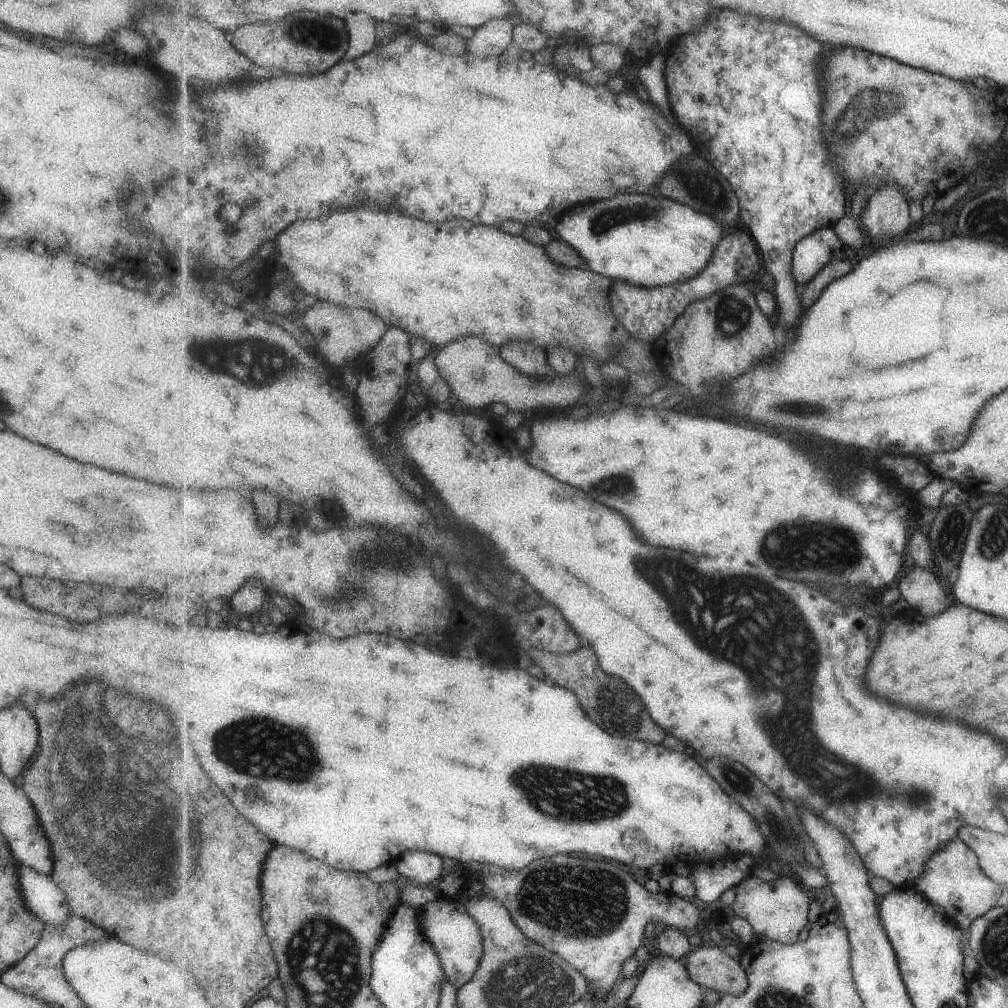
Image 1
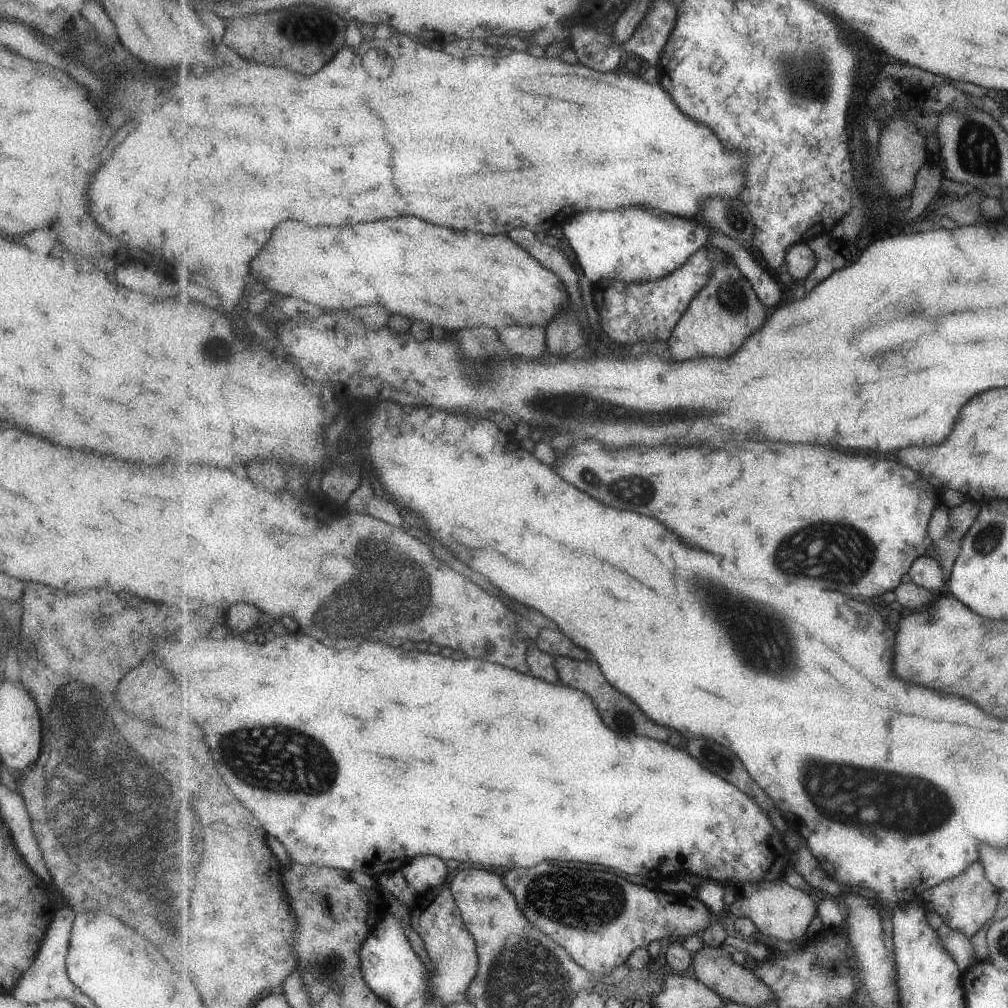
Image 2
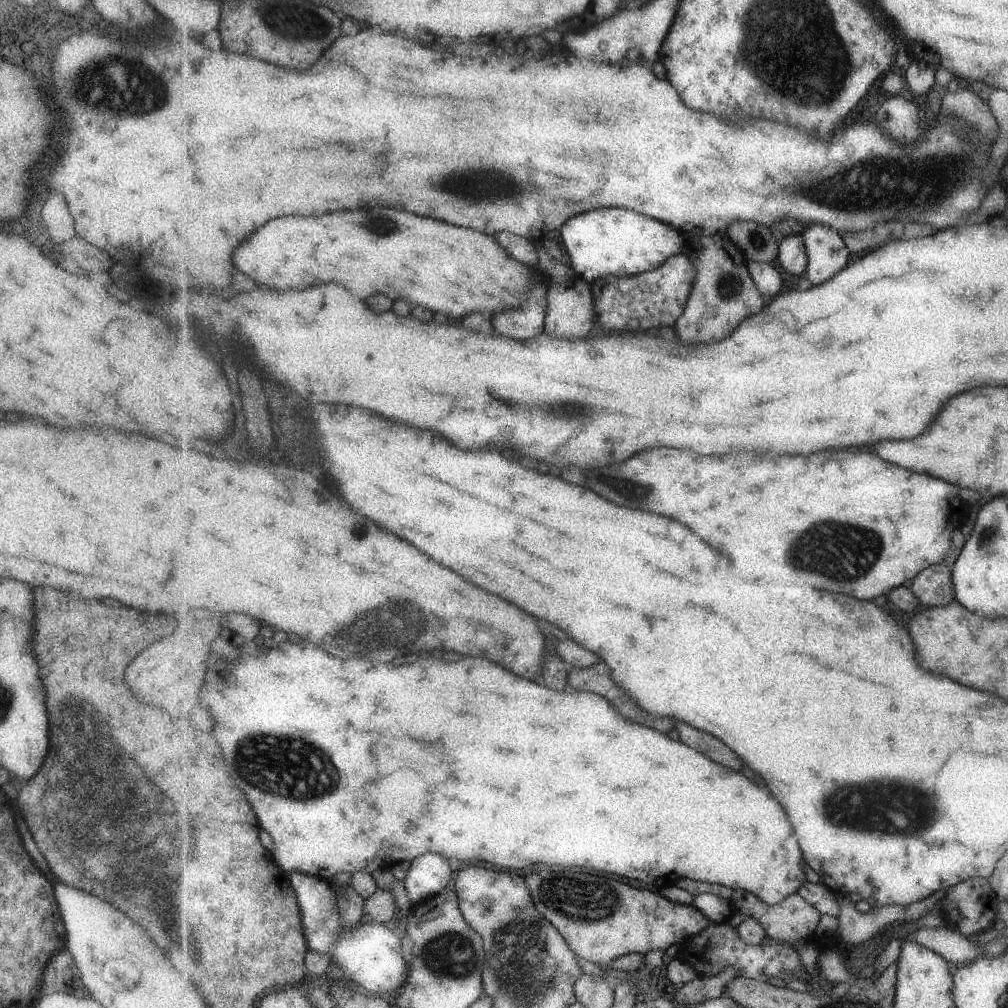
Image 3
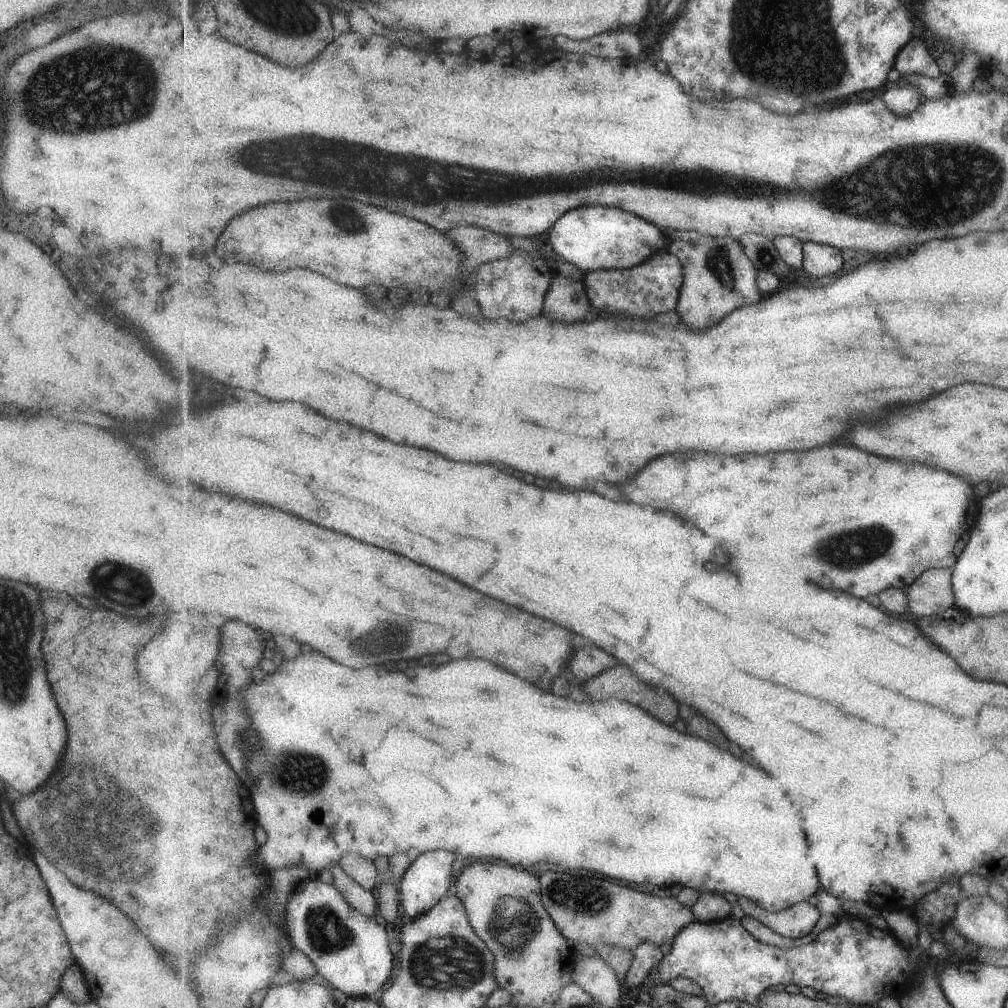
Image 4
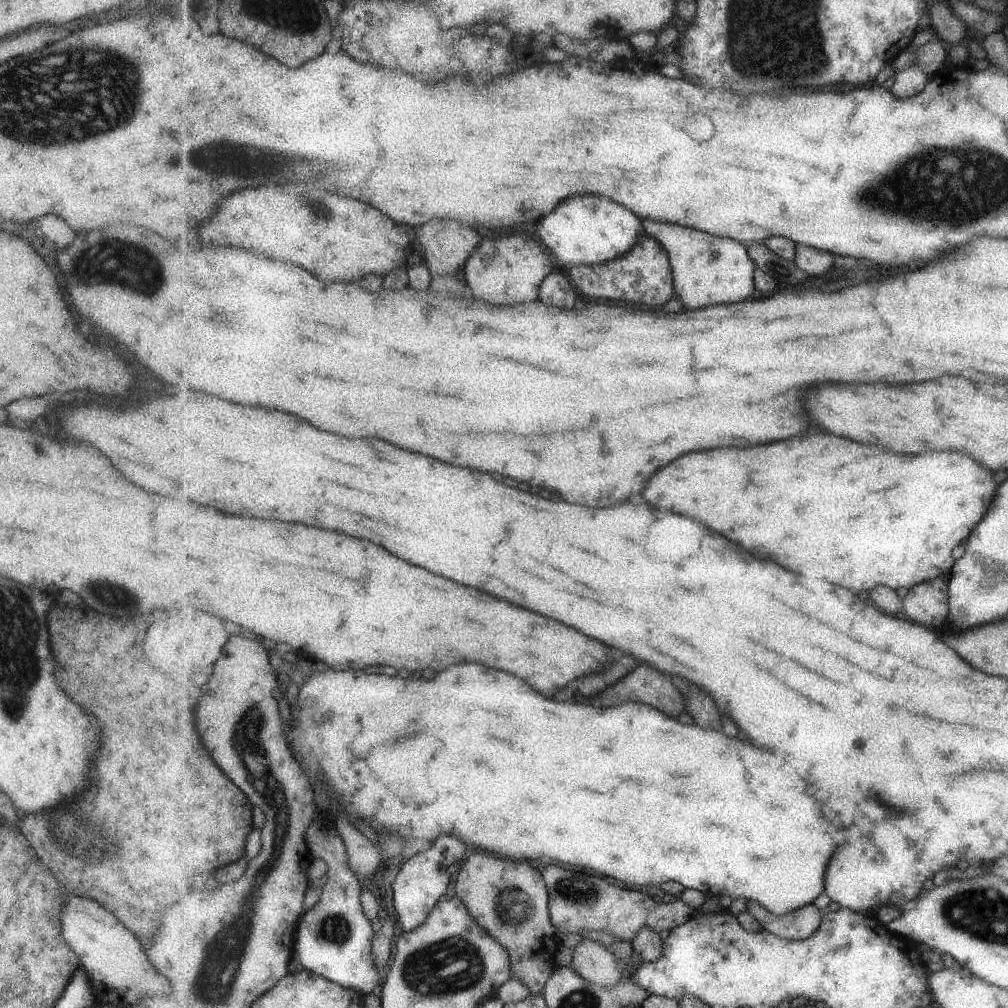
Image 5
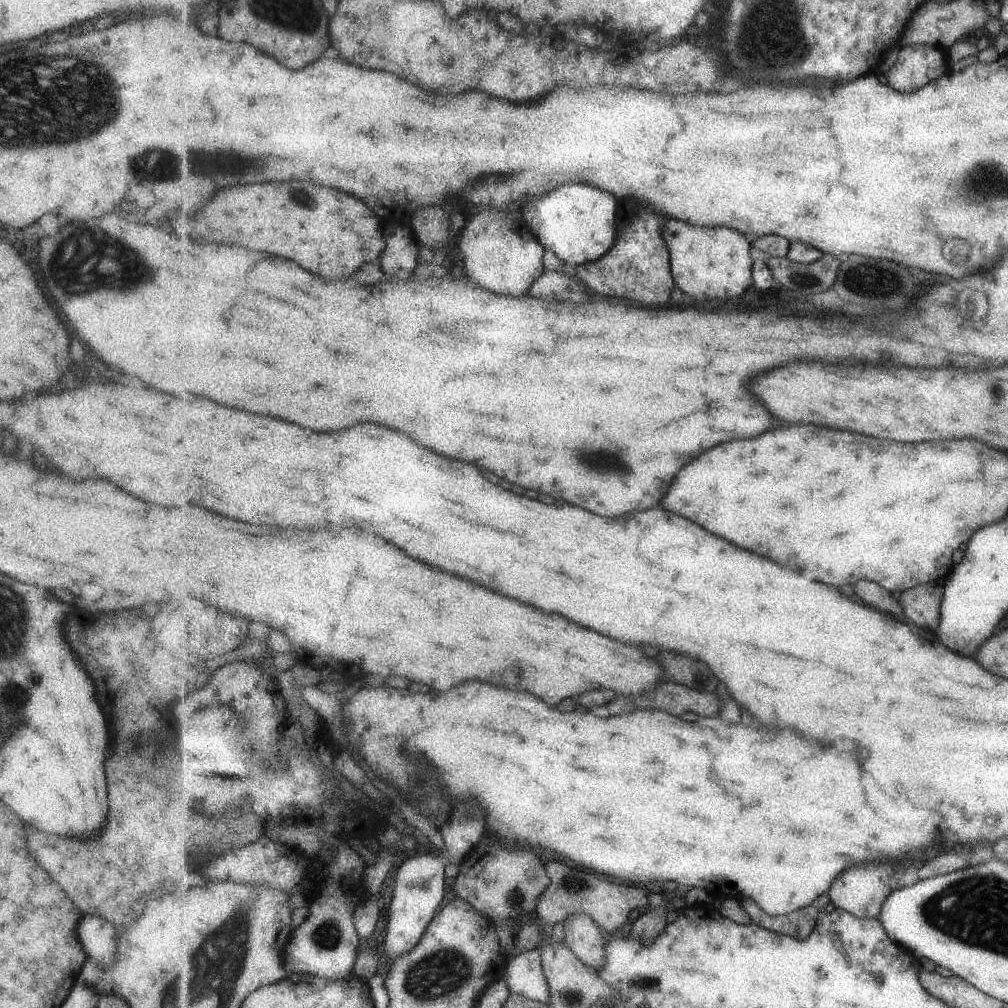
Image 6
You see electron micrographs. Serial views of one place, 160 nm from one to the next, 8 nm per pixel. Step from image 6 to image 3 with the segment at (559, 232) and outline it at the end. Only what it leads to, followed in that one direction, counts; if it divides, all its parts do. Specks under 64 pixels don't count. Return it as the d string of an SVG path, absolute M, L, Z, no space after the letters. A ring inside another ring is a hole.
M601 208L581 216L571 217L561 227L561 236L572 267L579 276L591 284L609 275L633 276L658 269L671 257L685 253L686 246L691 240L690 233L684 233L669 223L633 210L623 210L623 208Z

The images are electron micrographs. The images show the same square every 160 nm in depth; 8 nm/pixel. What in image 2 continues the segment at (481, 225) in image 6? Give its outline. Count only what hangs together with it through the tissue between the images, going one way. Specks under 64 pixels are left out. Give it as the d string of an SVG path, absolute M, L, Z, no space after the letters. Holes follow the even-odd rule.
M511 326L503 330L501 340L507 344L507 348L521 358L543 358L545 346L547 346L547 336L543 328L527 328L527 326Z

